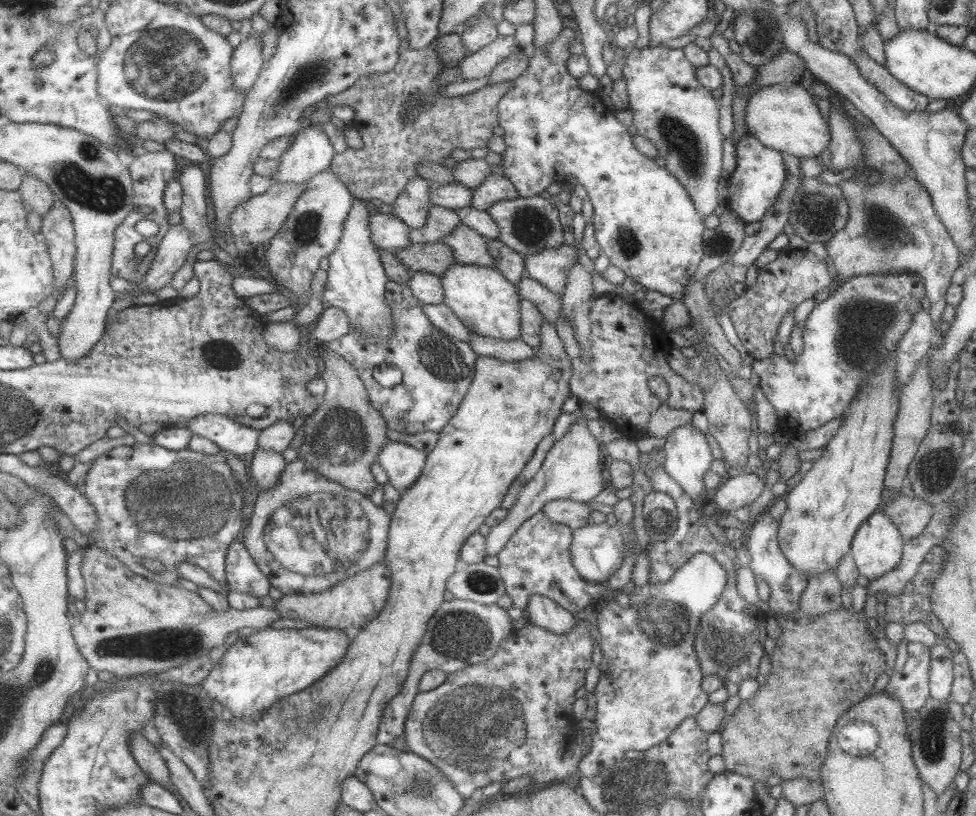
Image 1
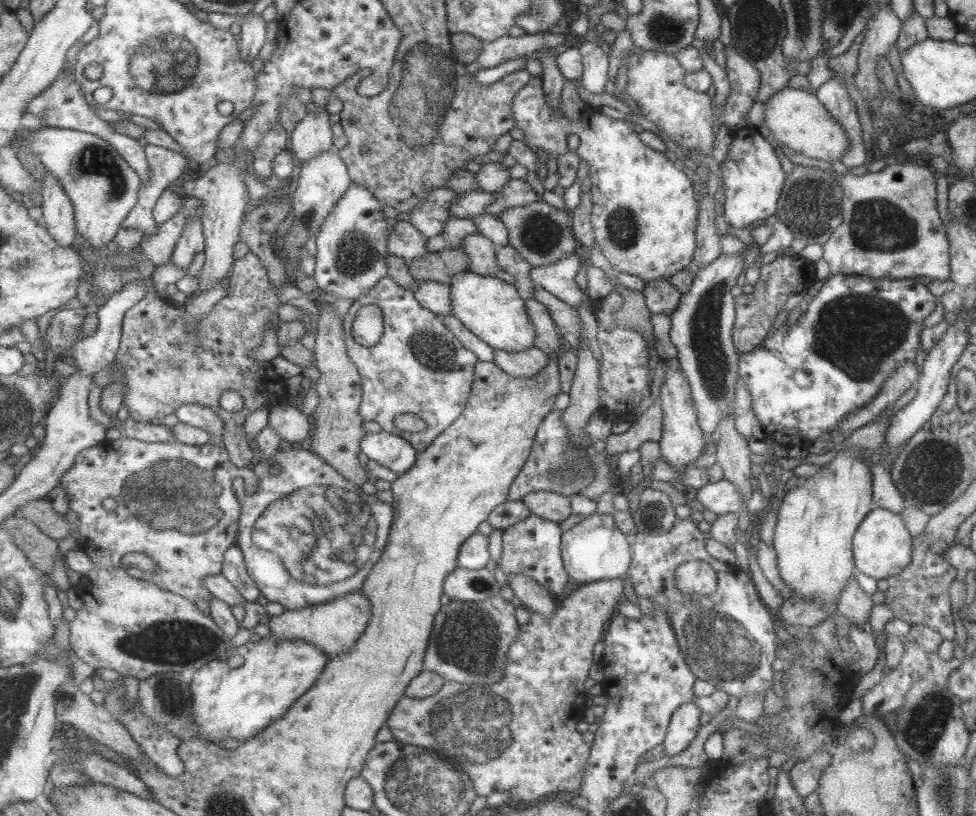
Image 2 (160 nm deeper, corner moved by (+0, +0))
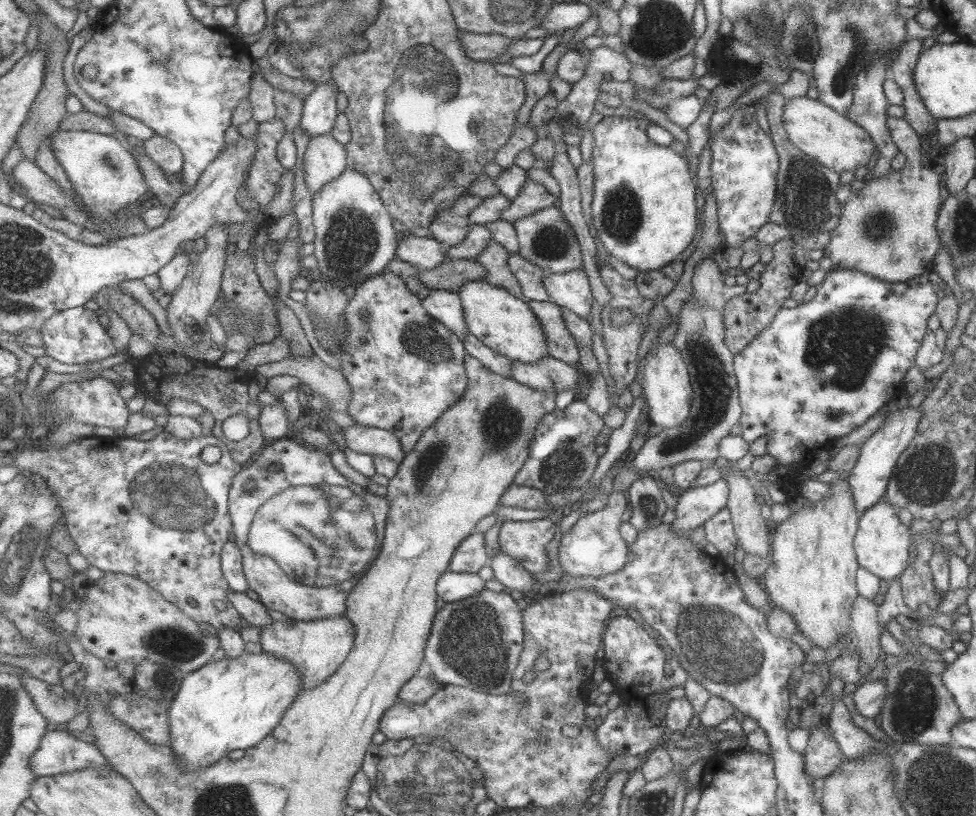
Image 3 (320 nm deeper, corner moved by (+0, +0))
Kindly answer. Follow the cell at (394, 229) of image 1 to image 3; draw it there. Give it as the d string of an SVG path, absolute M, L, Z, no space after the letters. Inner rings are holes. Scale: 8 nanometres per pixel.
M404 233L401 237L397 256L400 260L413 264L420 271L439 268L448 260L449 246L435 238L417 238Z

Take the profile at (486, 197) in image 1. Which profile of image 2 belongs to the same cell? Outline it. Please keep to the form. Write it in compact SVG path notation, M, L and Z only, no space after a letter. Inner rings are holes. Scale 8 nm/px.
M510 179L503 191L495 193L495 196L497 201L487 207L487 213L498 217L511 208L525 207L542 200L539 192L535 192L535 188L525 179Z

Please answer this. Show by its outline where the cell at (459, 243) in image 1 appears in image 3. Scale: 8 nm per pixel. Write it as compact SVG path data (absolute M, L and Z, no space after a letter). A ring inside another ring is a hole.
M493 240L489 243L487 249L481 252L477 261L483 264L488 272L487 282L505 288L513 293L513 296L520 297L521 300L532 304L533 301L525 296L520 281L509 268L509 257L511 257L511 253L508 249Z

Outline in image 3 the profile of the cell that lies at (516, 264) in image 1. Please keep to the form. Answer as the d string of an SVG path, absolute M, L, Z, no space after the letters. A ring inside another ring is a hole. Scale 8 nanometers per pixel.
M511 253L509 257L509 268L520 281L523 292L528 299L539 302L551 301L551 295L545 286L545 277L548 273L543 269L525 259L521 254Z

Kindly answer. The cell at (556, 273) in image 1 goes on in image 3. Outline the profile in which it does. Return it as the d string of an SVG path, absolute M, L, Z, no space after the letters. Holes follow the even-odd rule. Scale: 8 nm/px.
M583 268L567 273L548 274L543 282L552 300L560 307L566 306L579 318L590 320L589 308L593 299Z

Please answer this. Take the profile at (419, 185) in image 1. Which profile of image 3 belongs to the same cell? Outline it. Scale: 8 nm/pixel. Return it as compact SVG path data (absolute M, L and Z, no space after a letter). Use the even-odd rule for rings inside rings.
M474 195L460 197L453 207L437 213L429 227L431 236L446 246L457 246L463 243L473 224L469 215L481 206L483 200L483 197Z

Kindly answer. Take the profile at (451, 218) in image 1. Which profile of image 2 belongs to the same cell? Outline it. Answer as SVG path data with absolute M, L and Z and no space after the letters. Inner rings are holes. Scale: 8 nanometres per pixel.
M451 216L445 225L445 231L440 236L427 240L427 248L431 251L441 252L447 249L462 248L465 239L471 234L481 233L479 226L473 219Z

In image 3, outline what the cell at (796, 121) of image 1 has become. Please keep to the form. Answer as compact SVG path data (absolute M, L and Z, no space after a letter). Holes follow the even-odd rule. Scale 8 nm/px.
M790 98L784 103L782 123L793 146L837 174L848 170L854 171L857 166L863 166L869 162L873 151L876 150L871 137L861 126L849 120L844 114L825 106L818 98Z

